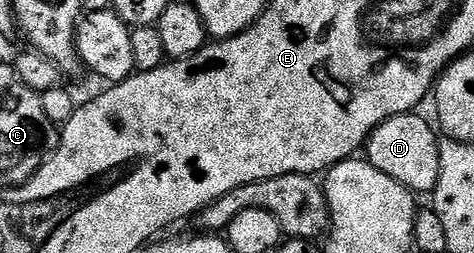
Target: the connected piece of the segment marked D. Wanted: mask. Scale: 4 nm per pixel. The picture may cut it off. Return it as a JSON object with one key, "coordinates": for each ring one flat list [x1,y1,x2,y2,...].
{"coordinates":[[420,113,399,115,382,121,382,125,375,127,368,135,366,144,368,163,374,165,374,169,382,169,382,173,386,173,386,177,394,177,394,181,398,181,413,193,435,191,440,172,442,139,437,128,431,122,429,123,420,116]]}

